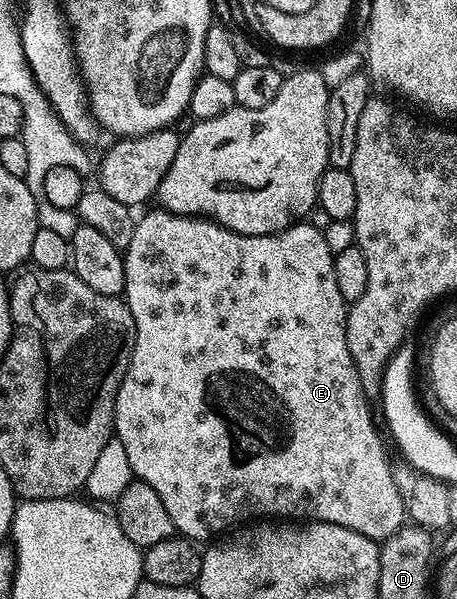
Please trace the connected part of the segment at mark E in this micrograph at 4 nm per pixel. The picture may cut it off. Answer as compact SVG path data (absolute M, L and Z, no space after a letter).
M160 207L154 210L136 218L131 243L123 250L123 300L135 319L135 347L115 399L113 427L116 441L123 443L127 450L134 478L155 490L155 495L163 499L163 507L167 507L167 515L171 515L174 530L194 543L208 542L230 527L269 518L326 521L359 531L359 535L367 535L367 539L378 543L395 535L407 521L405 497L402 486L400 489L393 478L385 445L369 414L370 398L361 385L357 364L347 347L347 302L339 295L339 285L335 283L334 255L324 232L314 225L298 223L281 233L239 235L208 217L184 217Z

